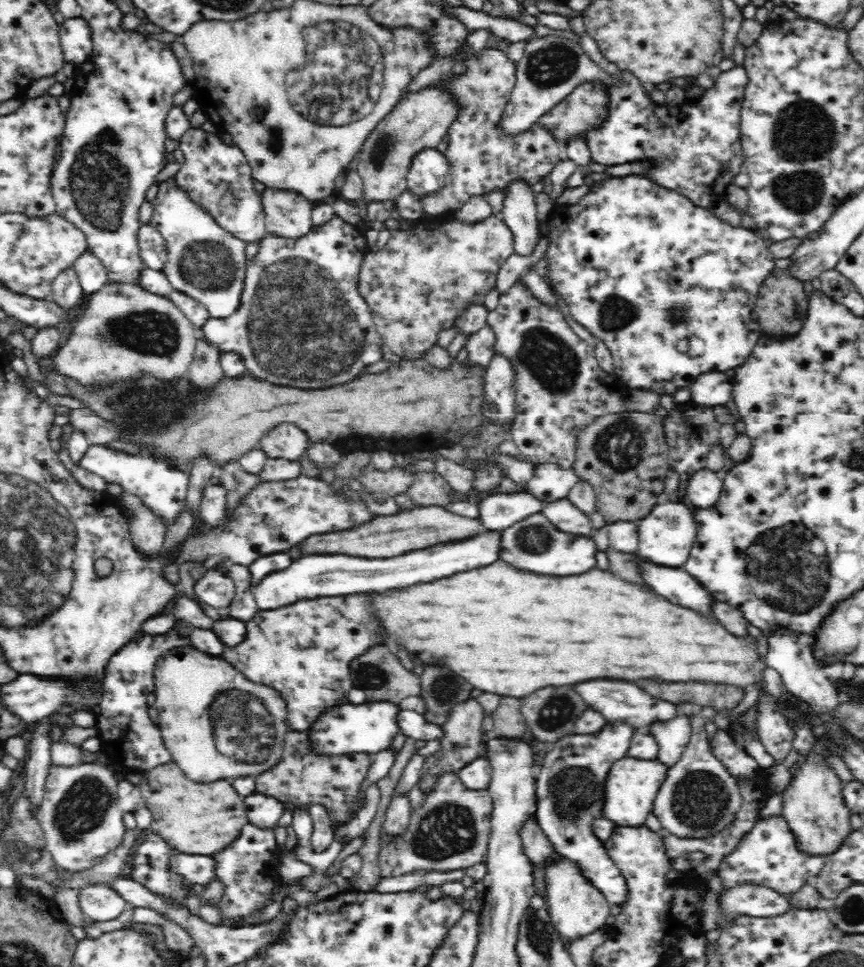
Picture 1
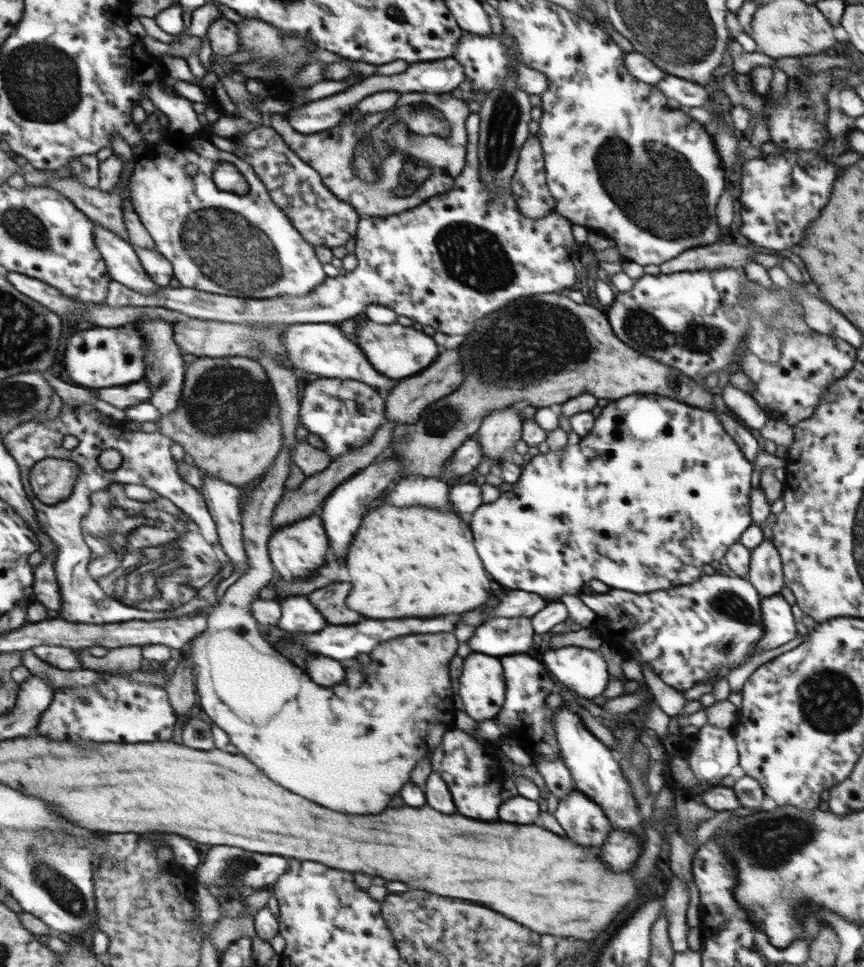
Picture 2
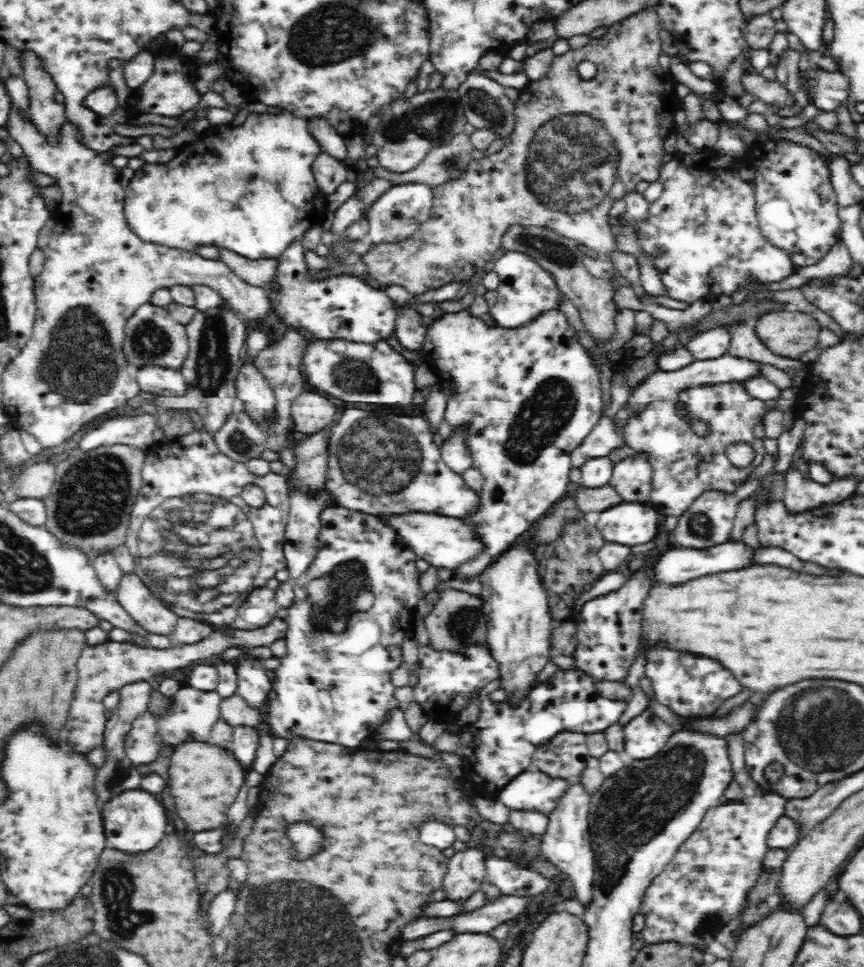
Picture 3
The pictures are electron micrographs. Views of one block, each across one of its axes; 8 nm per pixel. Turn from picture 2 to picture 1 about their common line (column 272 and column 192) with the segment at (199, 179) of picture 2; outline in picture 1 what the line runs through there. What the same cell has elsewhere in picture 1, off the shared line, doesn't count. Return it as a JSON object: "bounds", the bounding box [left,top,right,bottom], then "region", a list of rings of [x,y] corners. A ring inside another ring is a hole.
{"bounds":[149,175,248,320],"region":[[[176,175],[162,180],[153,201],[149,222],[164,237],[166,259],[161,271],[175,290],[191,296],[208,309],[211,318],[224,320],[238,310],[248,270],[248,241],[232,235],[216,217],[196,203],[192,195],[176,181]]]}

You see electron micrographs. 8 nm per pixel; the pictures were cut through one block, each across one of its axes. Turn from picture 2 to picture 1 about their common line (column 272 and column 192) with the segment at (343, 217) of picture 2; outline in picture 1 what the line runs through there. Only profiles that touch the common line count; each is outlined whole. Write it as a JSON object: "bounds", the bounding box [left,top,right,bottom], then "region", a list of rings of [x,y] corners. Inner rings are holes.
{"bounds":[176,127,267,242],"region":[[[190,127],[178,142],[184,163],[176,174],[176,181],[232,235],[248,242],[262,240],[267,234],[266,213],[260,193],[254,189],[256,179],[244,151],[236,143],[226,144],[219,133],[210,134],[200,128]]]}

